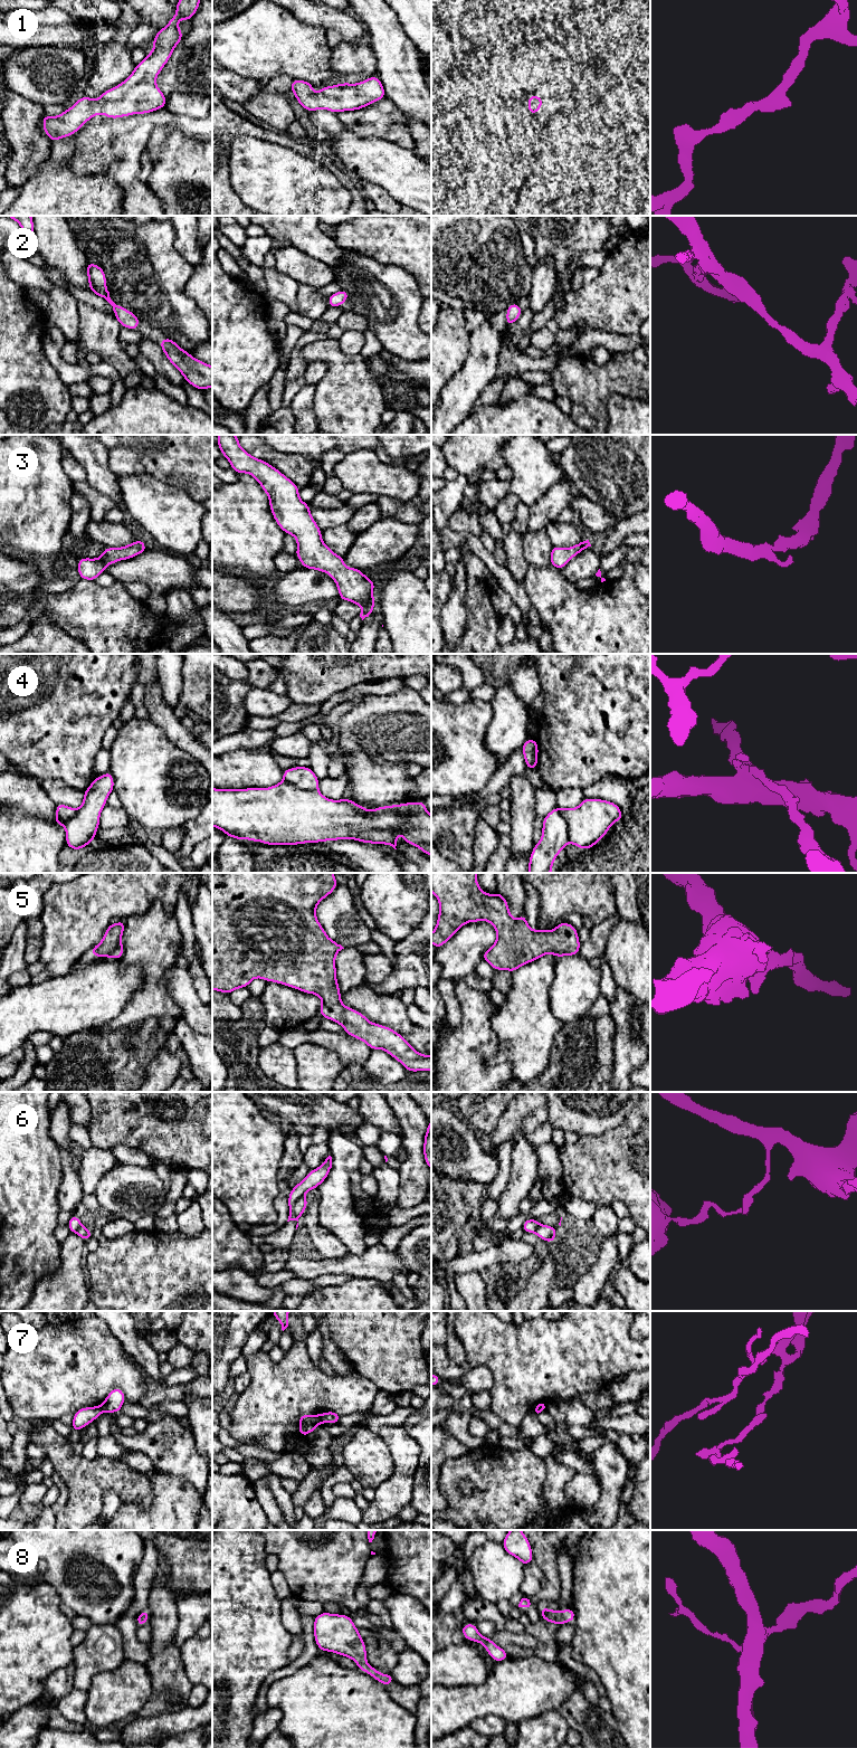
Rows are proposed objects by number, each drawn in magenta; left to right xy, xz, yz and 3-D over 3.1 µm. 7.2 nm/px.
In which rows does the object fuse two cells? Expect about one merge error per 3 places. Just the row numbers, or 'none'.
4, 6, 7

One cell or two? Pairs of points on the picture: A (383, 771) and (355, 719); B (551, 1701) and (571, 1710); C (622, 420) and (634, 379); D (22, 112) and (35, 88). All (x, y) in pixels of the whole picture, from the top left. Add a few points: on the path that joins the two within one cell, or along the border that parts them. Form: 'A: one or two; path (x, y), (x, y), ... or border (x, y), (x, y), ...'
A: two; border (353, 751), (365, 751), (379, 761), (405, 761)
B: two; border (581, 1689), (573, 1692), (558, 1709)
C: two; border (638, 398), (612, 393), (608, 400), (607, 411)
D: two; border (11, 89), (44, 106)

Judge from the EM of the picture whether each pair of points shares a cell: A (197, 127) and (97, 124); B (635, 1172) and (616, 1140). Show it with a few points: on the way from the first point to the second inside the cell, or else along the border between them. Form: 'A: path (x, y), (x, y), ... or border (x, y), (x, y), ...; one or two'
A: path (172, 120), (153, 120), (141, 126), (122, 126); one
B: path (635, 1165), (635, 1159), (624, 1148); one

